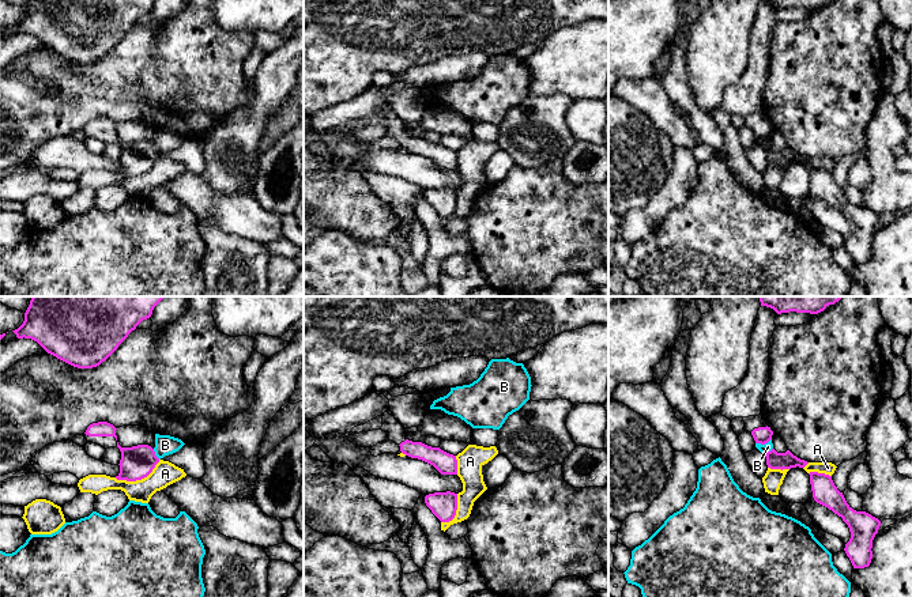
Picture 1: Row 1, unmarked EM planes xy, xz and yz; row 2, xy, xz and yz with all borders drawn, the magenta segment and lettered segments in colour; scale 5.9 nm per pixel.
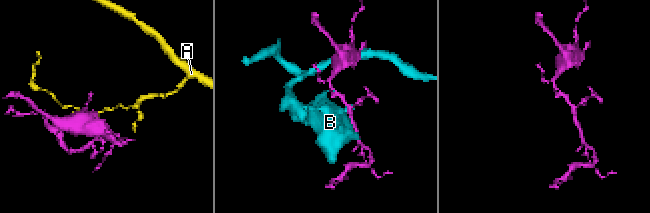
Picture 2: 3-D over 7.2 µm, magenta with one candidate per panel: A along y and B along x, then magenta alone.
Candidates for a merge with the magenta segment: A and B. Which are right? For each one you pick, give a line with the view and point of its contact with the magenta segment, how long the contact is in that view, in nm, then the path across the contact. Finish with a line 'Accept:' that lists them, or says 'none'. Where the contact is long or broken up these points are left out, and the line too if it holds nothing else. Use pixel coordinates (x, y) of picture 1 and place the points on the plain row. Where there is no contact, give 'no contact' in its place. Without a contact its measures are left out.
Accept: none

